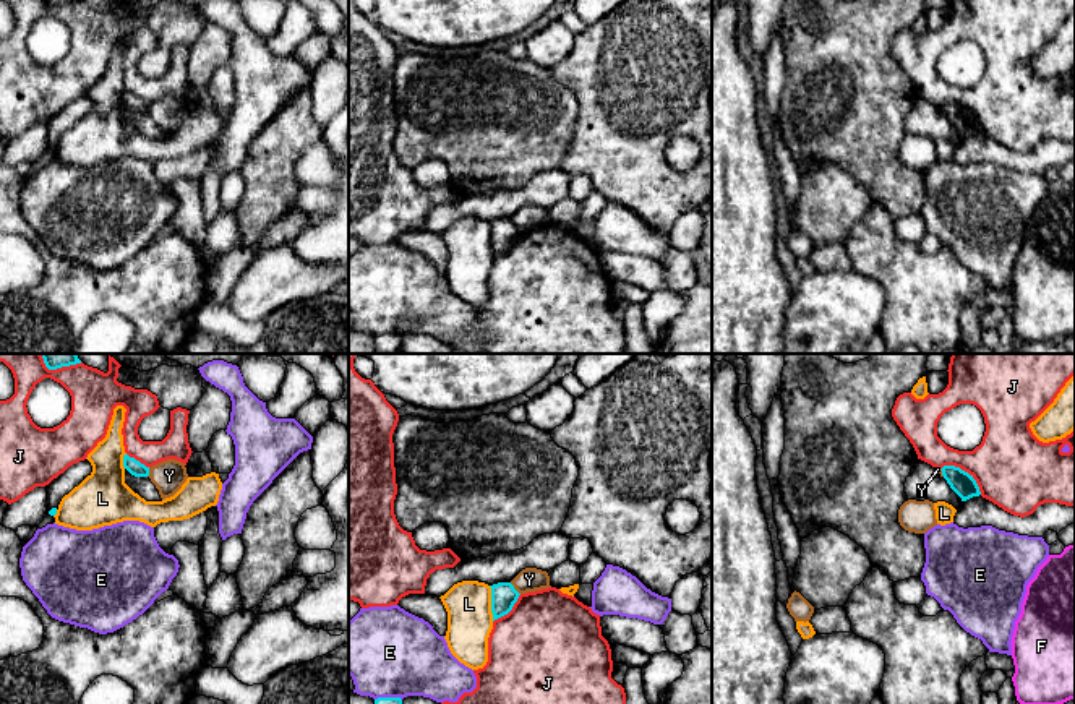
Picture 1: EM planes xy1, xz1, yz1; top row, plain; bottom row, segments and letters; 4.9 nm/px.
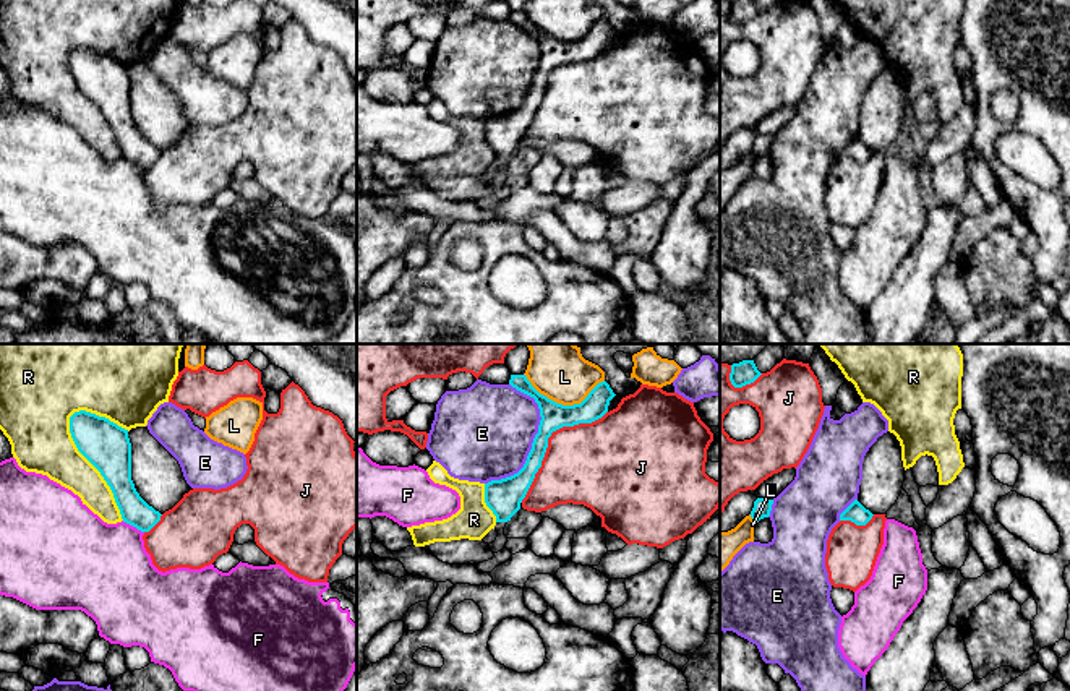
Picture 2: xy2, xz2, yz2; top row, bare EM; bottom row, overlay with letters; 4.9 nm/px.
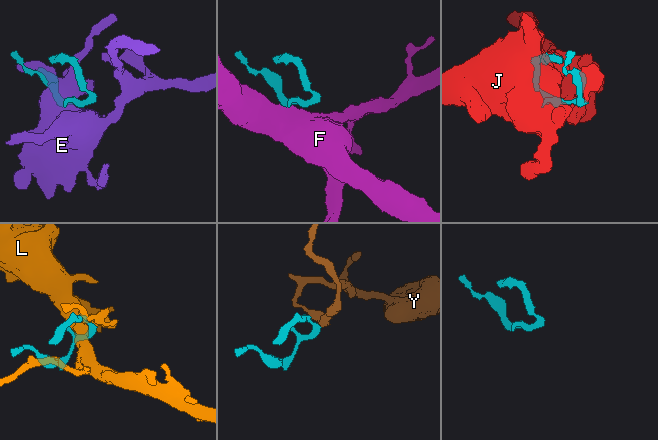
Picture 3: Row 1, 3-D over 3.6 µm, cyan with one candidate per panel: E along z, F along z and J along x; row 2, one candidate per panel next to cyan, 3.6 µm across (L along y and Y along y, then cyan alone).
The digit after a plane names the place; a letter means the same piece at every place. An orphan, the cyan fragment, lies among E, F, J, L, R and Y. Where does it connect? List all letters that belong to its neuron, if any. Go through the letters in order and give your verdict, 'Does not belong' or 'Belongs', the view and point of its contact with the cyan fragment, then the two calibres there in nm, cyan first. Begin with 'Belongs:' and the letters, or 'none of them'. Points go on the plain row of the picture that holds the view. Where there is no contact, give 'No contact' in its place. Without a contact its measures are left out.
Belongs: none of them
E: Does not belong. Touches cyan at xz2 (534, 77). Thickness 130 nm (cyan) against 480 nm
F: Does not belong. Touches cyan at xy2 (133, 163). Thickness 140 nm (cyan) against 440 nm
J: Does not belong. Touches cyan at xz2 (547, 77). Thickness 130 nm (cyan) against 400 nm
L: Does not belong. Touches cyan at xz2 (561, 41). Thickness 130 nm (cyan) against 200 nm
R: Does not belong. Touches cyan at xy2 (93, 101). Thickness 240 nm (cyan) against 280 nm
Y: Does not belong. Touches cyan at xz1 (514, 226). Thickness 130 nm (cyan) against 120 nm

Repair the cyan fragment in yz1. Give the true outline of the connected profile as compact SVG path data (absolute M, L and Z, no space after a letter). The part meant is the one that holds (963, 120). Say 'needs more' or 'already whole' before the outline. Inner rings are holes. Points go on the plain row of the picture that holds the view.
already whole; M944 102L940 107L950 125L962 135L962 138L981 131L976 117L968 109L955 102Z

